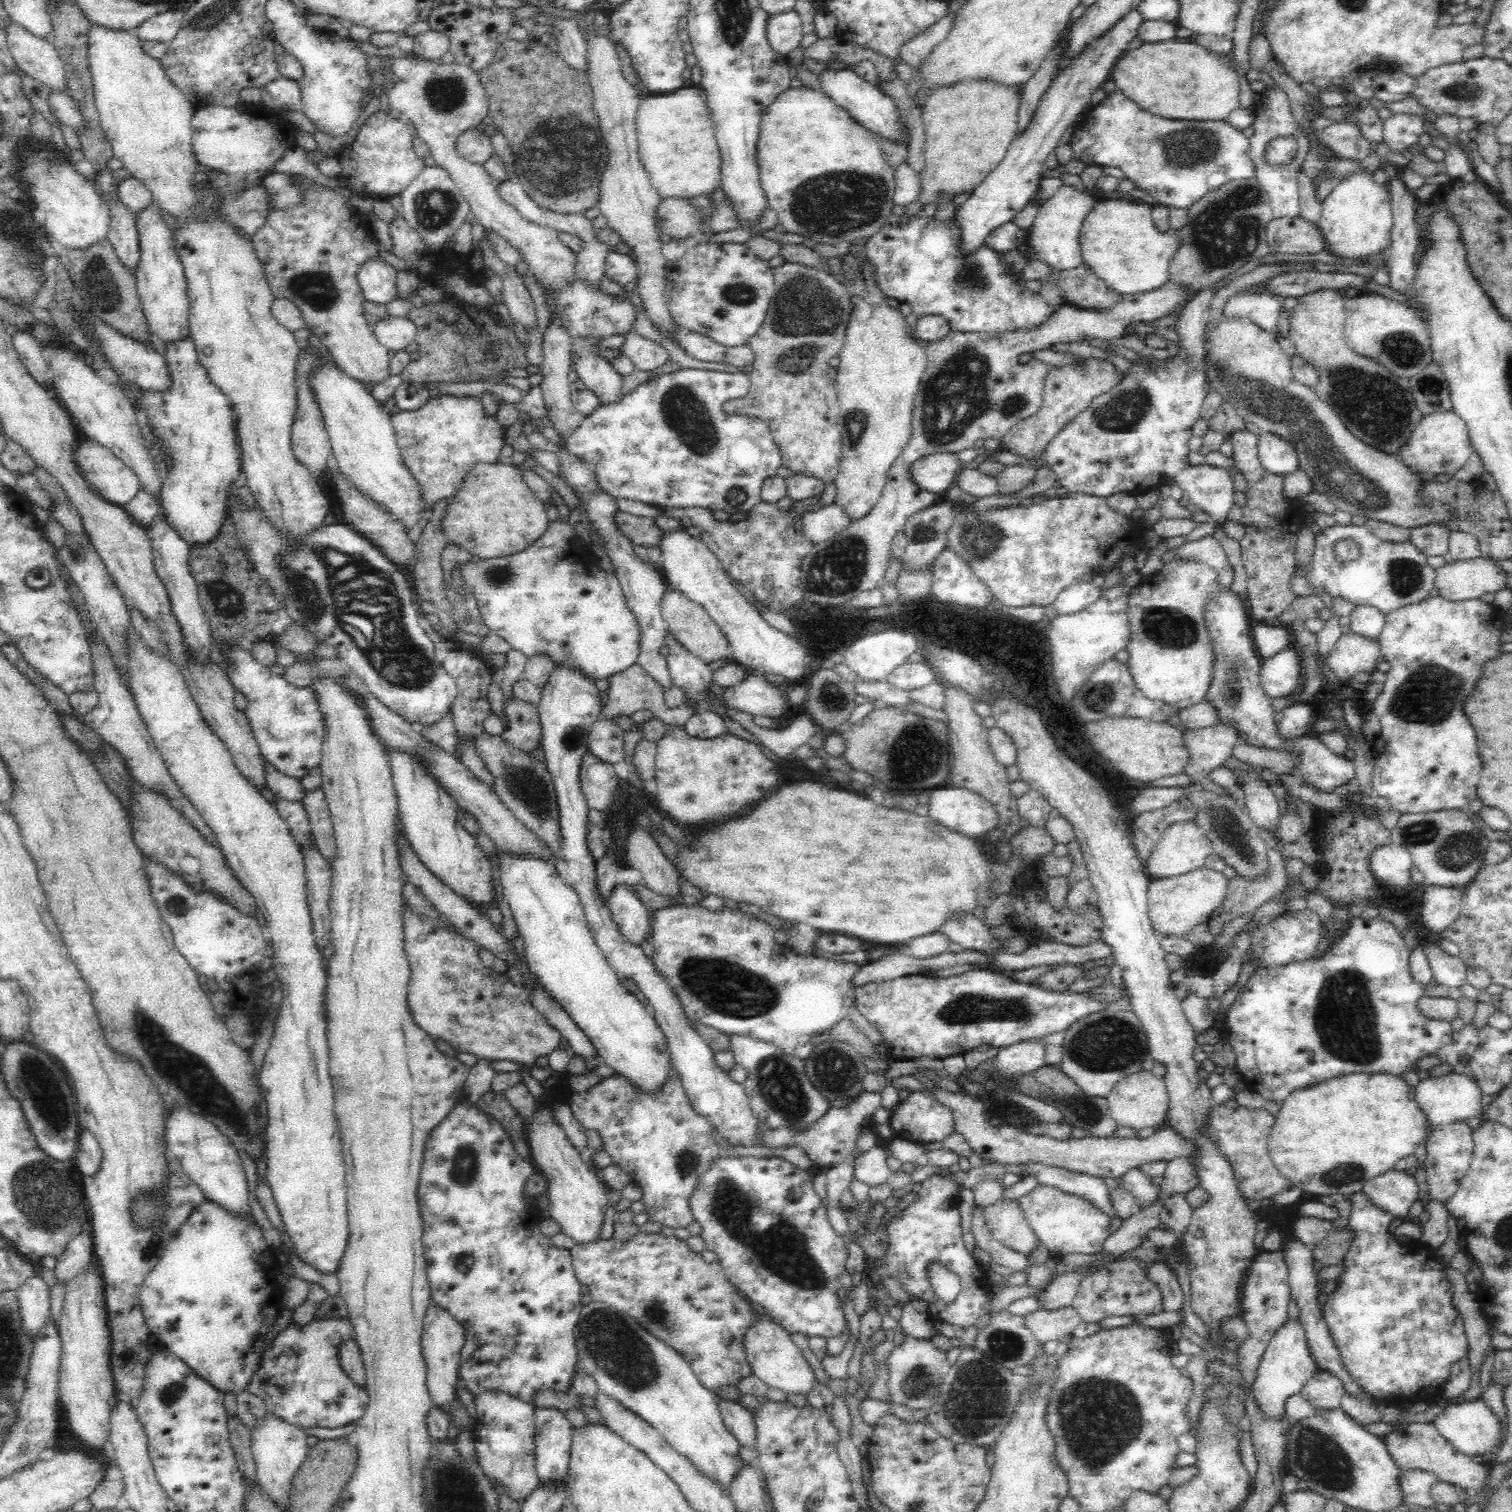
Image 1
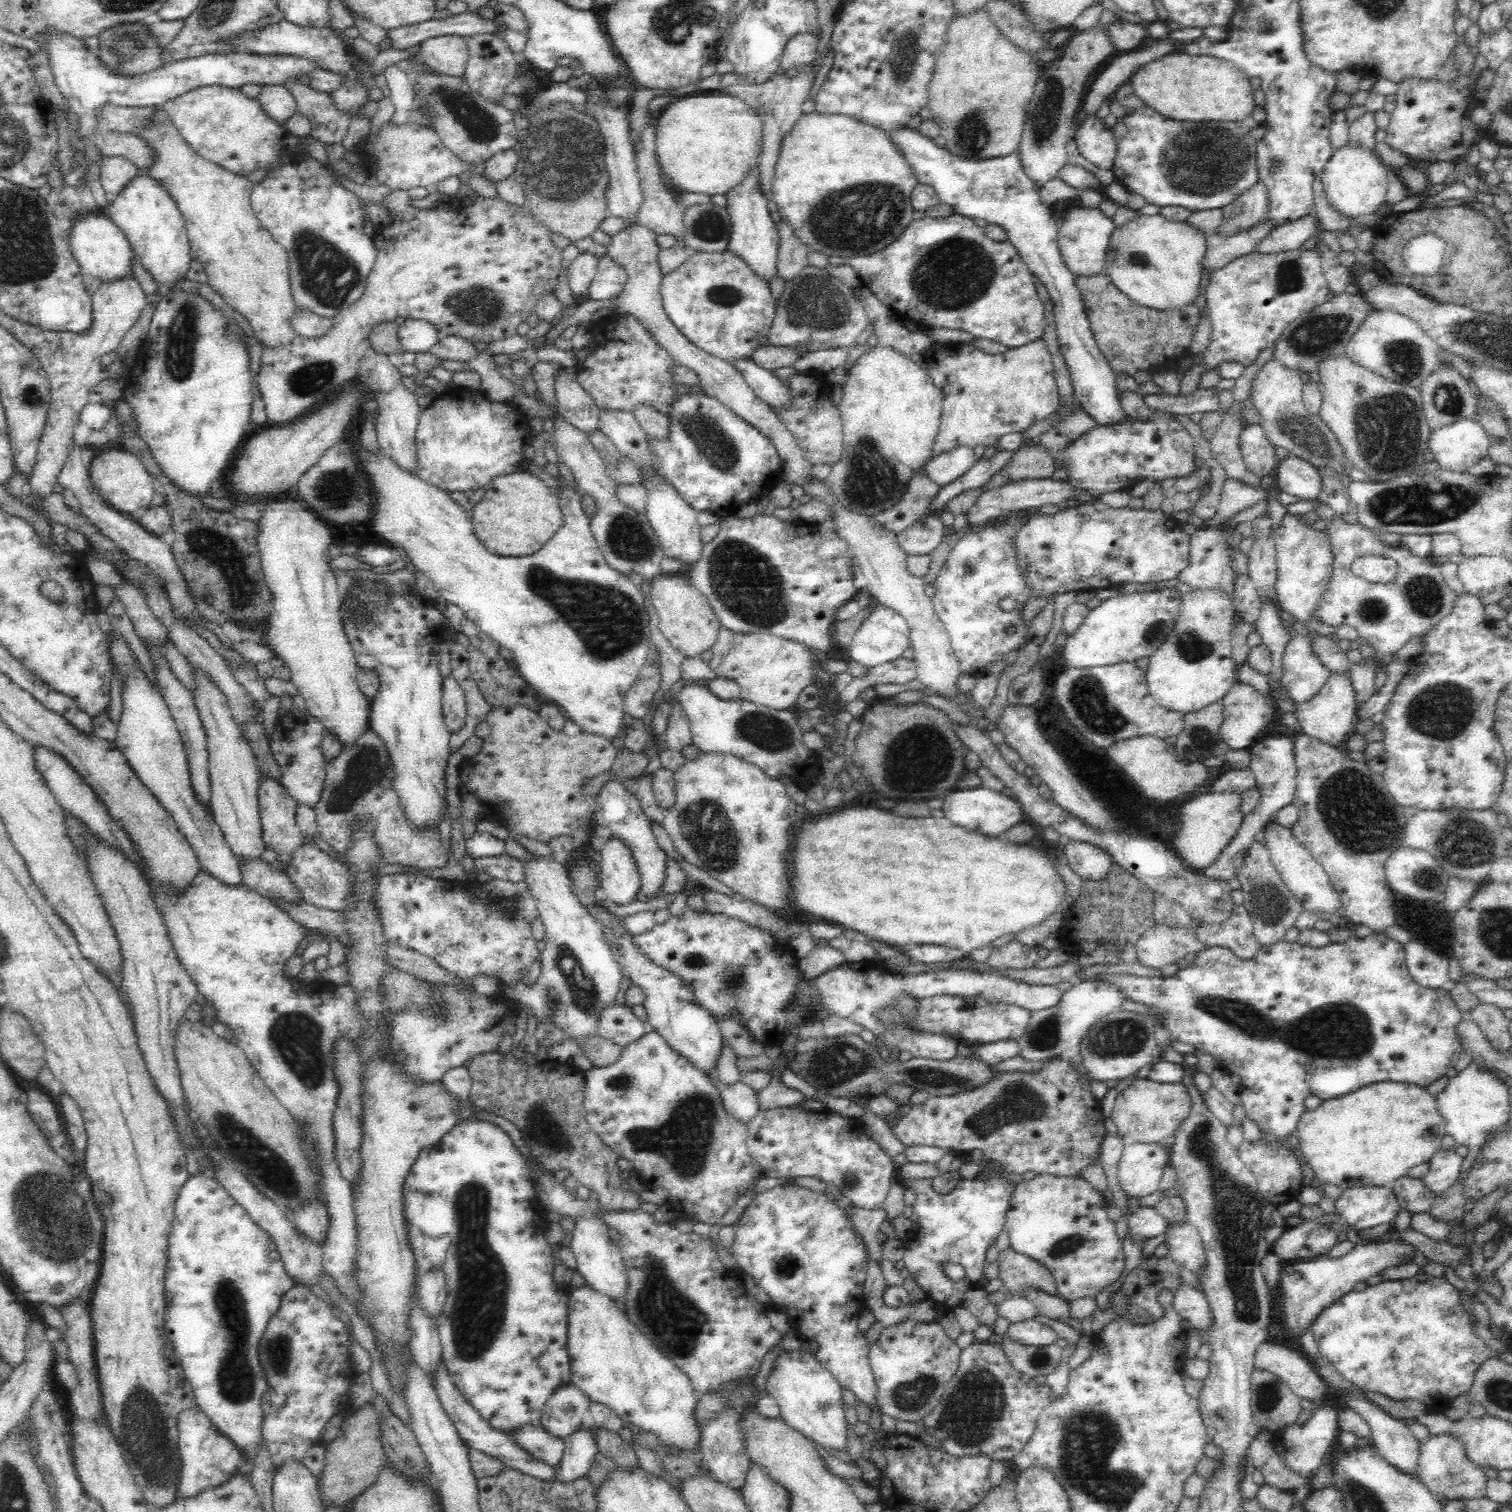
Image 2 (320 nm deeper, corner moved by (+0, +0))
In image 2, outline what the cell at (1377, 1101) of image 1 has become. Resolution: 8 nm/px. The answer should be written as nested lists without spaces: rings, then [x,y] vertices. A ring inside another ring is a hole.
[[[1402,1081],[1376,1082],[1350,1094],[1323,1101],[1318,1108],[1302,1114],[1296,1132],[1299,1148],[1320,1182],[1336,1184],[1341,1190],[1390,1186],[1395,1180],[1405,1177],[1414,1166],[1429,1162],[1441,1148],[1445,1134],[1446,1124],[1436,1098],[1425,1087]]]

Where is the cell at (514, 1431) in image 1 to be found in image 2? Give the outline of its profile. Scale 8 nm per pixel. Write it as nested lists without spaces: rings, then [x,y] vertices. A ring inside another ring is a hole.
[[[530,1424],[521,1427],[512,1436],[514,1436],[514,1441],[522,1446],[524,1450],[550,1466],[556,1466],[562,1460],[565,1449],[564,1439],[546,1432],[541,1424],[538,1426]]]

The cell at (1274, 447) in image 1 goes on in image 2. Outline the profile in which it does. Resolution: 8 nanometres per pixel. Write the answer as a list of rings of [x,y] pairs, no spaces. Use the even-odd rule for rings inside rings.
[[[1290,455],[1279,459],[1274,476],[1274,486],[1279,491],[1296,496],[1298,500],[1314,500],[1322,491],[1321,472],[1300,457]]]

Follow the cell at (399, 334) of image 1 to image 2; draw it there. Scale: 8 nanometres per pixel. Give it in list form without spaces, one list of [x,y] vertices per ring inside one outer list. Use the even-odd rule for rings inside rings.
[[[406,319],[398,327],[398,339],[404,351],[429,352],[440,337],[436,326],[427,320]]]

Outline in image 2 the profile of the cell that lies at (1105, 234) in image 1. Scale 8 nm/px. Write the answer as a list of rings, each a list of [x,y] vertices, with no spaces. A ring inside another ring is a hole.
[[[1137,215],[1128,224],[1115,227],[1105,269],[1111,281],[1130,300],[1156,310],[1194,305],[1202,286],[1206,233],[1191,224],[1172,222],[1157,215]]]

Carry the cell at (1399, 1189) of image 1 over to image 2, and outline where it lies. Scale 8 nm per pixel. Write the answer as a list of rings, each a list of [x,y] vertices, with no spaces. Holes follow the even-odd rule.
[[[1454,1146],[1438,1149],[1429,1160],[1429,1171],[1422,1178],[1424,1184],[1435,1194],[1441,1194],[1458,1179],[1464,1157],[1458,1154]]]

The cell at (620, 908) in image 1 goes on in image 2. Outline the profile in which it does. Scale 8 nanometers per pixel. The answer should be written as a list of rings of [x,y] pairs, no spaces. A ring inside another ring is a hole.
[[[611,836],[600,854],[601,888],[606,897],[618,905],[634,901],[641,890],[641,877],[630,847]]]

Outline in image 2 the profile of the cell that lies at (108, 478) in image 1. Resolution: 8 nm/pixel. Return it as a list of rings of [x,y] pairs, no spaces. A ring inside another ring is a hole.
[[[110,448],[98,453],[91,461],[89,476],[95,491],[112,508],[129,516],[138,515],[151,506],[154,493],[152,474],[146,471],[137,456],[127,450]]]

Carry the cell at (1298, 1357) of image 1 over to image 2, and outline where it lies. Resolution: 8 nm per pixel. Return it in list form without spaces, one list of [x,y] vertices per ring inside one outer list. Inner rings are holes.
[[[1376,1239],[1366,1241],[1365,1244],[1354,1241],[1352,1250],[1338,1258],[1320,1256],[1319,1259],[1314,1260],[1312,1256],[1308,1260],[1297,1259],[1284,1264],[1279,1280],[1280,1292],[1282,1292],[1282,1302],[1280,1302],[1282,1326],[1288,1330],[1288,1334],[1298,1337],[1303,1329],[1311,1327],[1321,1311],[1354,1290],[1357,1282],[1366,1281],[1386,1268],[1413,1261],[1413,1256],[1418,1251],[1420,1250],[1417,1250],[1412,1244],[1401,1240]]]

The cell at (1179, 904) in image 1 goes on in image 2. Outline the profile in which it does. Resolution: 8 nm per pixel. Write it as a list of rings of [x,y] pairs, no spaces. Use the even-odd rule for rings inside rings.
[[[1154,925],[1142,934],[1134,946],[1136,963],[1161,971],[1172,964],[1181,964],[1187,954],[1207,950],[1206,944],[1196,939],[1195,928]]]

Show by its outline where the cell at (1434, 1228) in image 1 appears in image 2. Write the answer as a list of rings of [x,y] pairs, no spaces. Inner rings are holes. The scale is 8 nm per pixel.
[[[1472,1060],[1465,1069],[1449,1078],[1441,1093],[1435,1098],[1438,1110],[1445,1120],[1447,1134],[1453,1136],[1456,1145],[1462,1144],[1468,1148],[1458,1179],[1466,1178],[1482,1145],[1509,1121],[1509,1088],[1495,1072],[1482,1070],[1478,1062]]]

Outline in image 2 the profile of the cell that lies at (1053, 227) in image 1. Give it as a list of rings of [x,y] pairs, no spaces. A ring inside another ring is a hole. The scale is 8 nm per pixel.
[[[1089,207],[1072,208],[1062,216],[1058,231],[1058,246],[1067,269],[1075,277],[1107,274],[1105,269],[1107,250],[1114,229],[1115,225],[1112,219],[1106,217],[1100,209],[1094,210]]]

